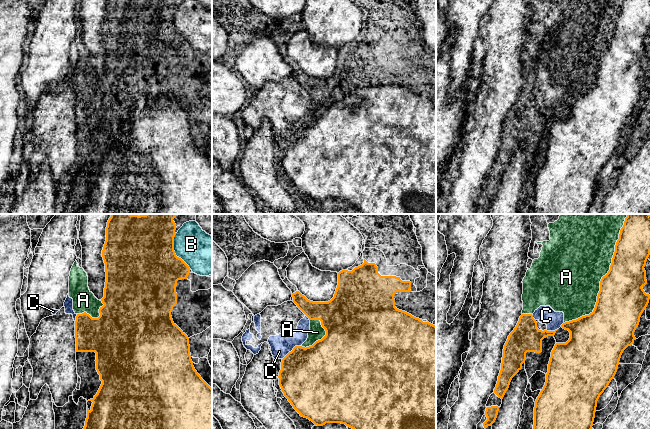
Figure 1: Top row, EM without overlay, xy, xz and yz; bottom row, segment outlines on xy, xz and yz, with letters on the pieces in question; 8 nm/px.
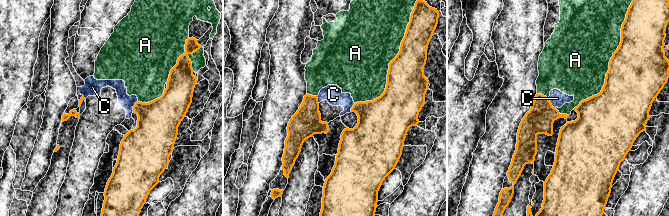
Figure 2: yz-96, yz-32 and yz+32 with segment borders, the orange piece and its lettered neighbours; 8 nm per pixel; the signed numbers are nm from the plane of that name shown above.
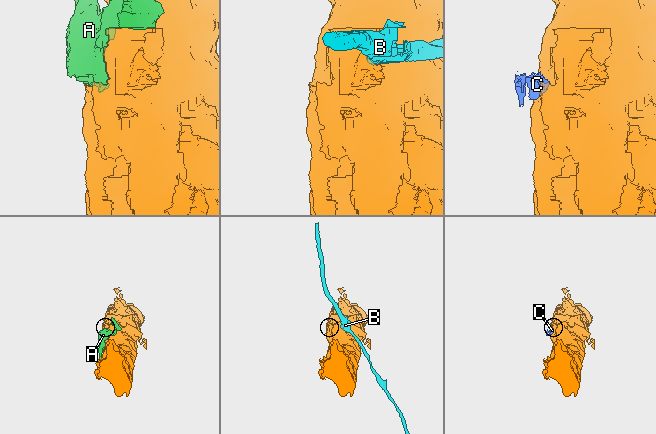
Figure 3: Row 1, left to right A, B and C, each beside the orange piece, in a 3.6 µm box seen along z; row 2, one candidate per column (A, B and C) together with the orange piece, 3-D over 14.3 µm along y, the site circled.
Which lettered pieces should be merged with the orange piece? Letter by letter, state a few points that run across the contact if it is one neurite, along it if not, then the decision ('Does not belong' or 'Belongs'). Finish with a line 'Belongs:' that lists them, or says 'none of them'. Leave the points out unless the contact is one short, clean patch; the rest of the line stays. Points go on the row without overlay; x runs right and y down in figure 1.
A: Does not belong
B: Does not belong
C: Does not belong
Belongs: none of them

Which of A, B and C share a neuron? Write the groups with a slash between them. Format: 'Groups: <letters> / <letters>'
Groups: A C / B

